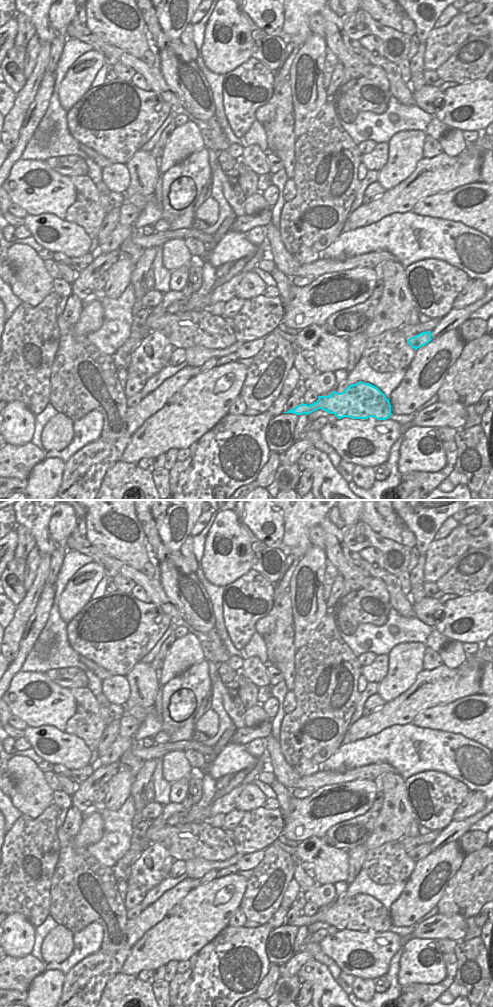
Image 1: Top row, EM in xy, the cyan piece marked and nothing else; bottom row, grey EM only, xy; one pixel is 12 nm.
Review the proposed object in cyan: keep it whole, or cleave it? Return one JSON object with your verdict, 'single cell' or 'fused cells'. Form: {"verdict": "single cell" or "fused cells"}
{"verdict": "single cell"}

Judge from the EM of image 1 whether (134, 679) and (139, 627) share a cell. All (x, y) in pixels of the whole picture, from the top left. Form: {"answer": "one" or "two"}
{"answer": "two"}

